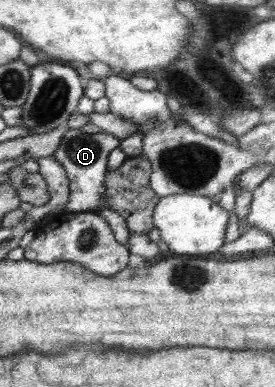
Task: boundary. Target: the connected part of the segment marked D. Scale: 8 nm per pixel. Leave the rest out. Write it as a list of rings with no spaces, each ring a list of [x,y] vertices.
[[[67,129],[60,140],[60,146],[54,152],[54,159],[64,168],[68,178],[70,199],[65,210],[70,213],[94,211],[102,216],[110,225],[114,238],[121,244],[127,245],[130,235],[126,220],[112,209],[102,208],[102,197],[105,191],[104,180],[109,172],[107,161],[110,152],[120,145],[120,139],[108,132],[87,133],[78,129]]]

